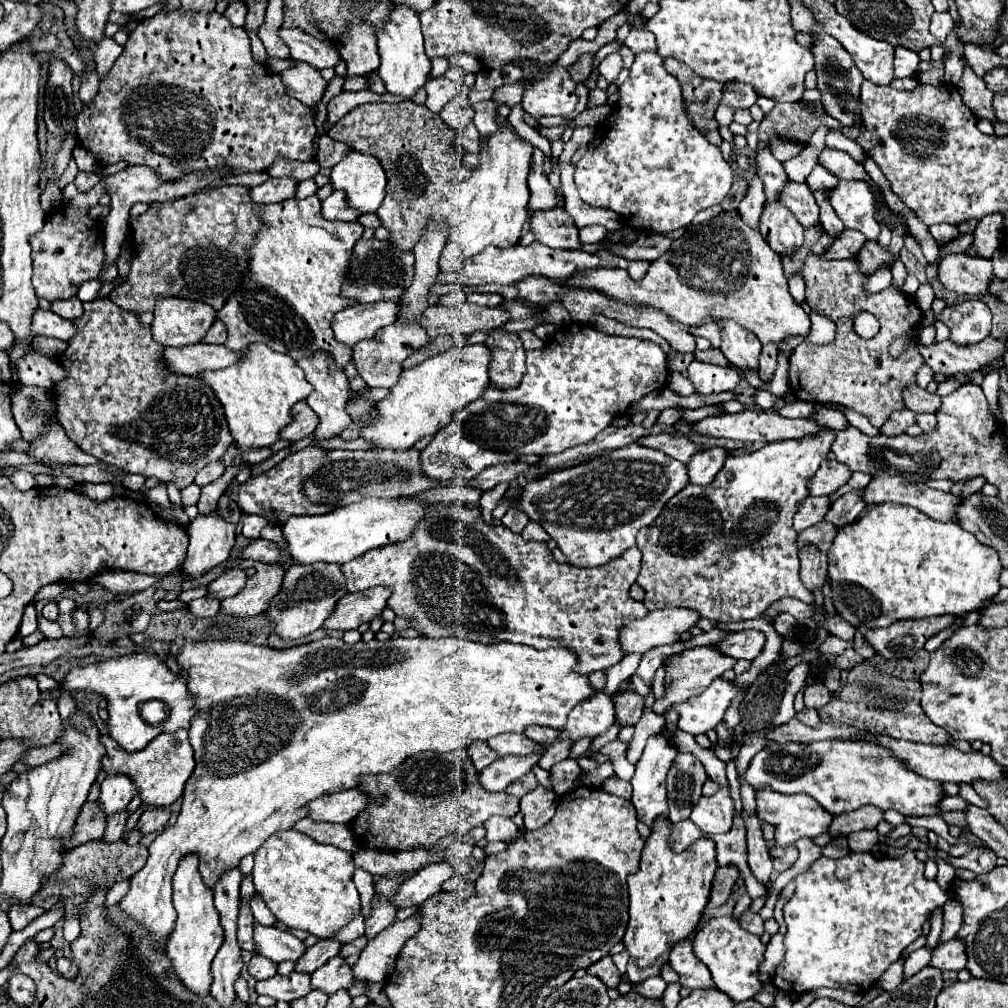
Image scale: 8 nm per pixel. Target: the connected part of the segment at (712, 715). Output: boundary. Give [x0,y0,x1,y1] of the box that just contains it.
[674,677,744,735]

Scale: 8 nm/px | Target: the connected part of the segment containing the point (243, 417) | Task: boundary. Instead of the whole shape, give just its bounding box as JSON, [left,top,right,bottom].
[198,343,312,451]

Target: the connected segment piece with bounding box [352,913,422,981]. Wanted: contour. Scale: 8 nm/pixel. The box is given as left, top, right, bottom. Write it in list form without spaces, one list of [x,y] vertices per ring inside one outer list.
[[[414,913],[412,917],[396,921],[394,925],[378,933],[378,937],[370,939],[364,951],[360,953],[358,963],[352,967],[354,975],[366,981],[386,981],[394,971],[394,963],[402,945],[418,933],[420,921],[422,915]]]

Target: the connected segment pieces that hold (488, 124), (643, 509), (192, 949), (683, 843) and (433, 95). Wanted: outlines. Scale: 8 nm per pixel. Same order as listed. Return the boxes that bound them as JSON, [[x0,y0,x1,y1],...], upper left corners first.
[[472,99,496,135],[520,443,688,567],[166,855,224,997],[672,819,702,851],[424,77,458,113]]

